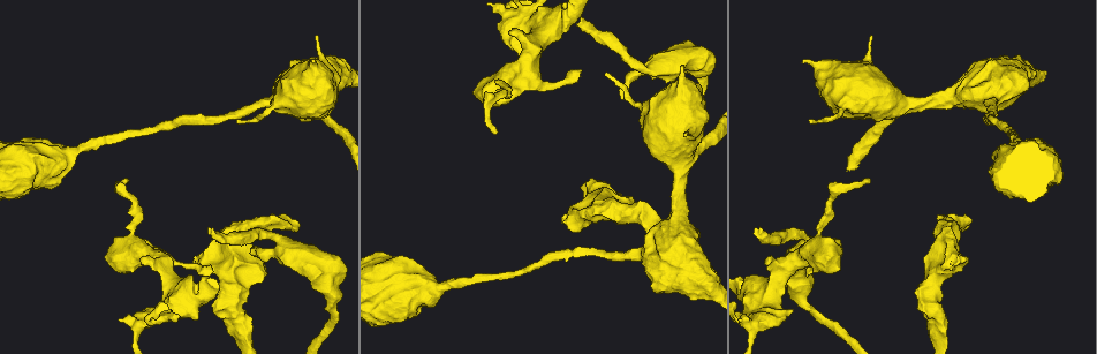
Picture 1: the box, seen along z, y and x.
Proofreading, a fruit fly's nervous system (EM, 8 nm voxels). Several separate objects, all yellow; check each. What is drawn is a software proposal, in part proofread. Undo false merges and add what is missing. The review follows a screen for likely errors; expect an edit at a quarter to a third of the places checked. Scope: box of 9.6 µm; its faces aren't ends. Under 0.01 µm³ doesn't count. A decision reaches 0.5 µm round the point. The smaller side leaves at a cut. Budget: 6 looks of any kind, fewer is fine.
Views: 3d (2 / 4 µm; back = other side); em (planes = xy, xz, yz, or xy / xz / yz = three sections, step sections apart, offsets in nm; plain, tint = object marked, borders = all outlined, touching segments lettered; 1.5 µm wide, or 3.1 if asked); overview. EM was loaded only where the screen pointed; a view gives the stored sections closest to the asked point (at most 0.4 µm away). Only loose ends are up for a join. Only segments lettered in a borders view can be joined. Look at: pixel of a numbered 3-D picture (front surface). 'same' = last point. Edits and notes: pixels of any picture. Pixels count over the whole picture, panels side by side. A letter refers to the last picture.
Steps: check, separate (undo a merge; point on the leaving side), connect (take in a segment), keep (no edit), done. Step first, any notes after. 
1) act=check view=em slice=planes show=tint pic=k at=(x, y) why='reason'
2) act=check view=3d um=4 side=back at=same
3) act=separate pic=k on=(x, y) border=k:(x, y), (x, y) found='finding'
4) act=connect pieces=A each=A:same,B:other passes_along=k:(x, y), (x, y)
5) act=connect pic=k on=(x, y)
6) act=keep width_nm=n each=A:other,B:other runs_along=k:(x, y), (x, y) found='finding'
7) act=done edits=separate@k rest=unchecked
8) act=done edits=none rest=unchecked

act=check view=em slice=yz step=8 show=tint pic=1 at=(625, 200) why='stops while still wide'

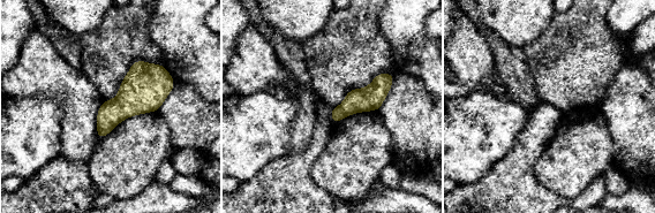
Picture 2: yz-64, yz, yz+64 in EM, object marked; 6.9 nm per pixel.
act=check view=em slice=xz step=8 show=tint at=same why='cut it another way'

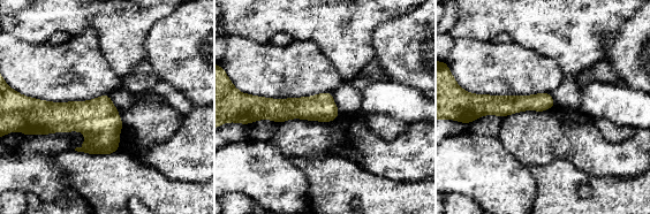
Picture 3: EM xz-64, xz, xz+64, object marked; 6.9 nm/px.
act=check view=em slice=xz step=8 show=borders at=same why='what lies round it'

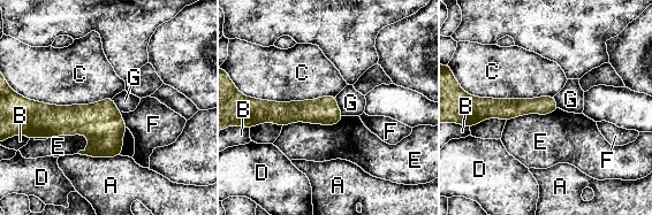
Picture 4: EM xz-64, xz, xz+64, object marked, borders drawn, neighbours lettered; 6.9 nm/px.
act=keep each=A:other,B:other,C:other,D:other,E:other,F:other,G:other found='none of them fits'

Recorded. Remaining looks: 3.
act=check view=em slice=planes show=plain pic=1 at=(622, 97) why='branch stops here'

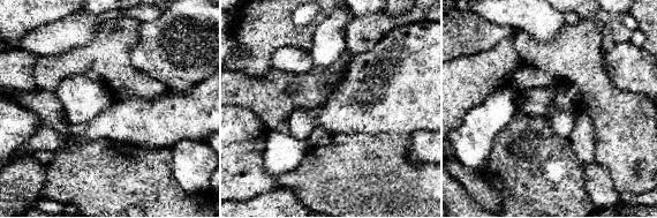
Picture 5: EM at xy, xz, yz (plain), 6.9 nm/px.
act=check view=em slice=planes show=borders at=same

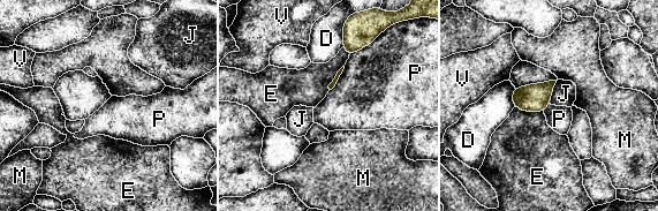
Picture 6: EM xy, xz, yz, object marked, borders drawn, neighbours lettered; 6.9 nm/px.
act=keep width_nm=190 each=D:other,E:other,J:other,M:other,P:other,V:other border=6:(557, 81), (549, 103) found='none of them fits'

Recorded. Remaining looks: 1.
act=done edits=none rest=unchecked

